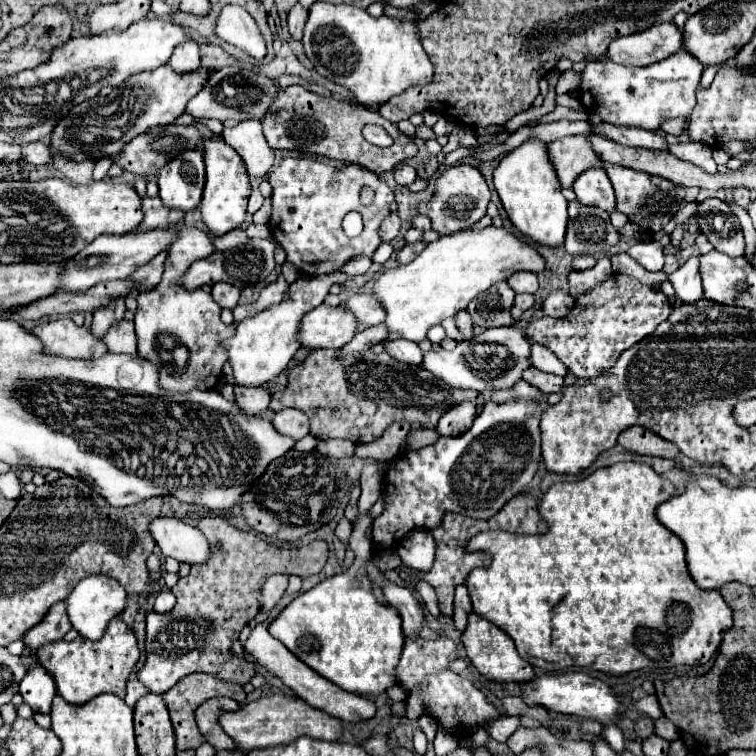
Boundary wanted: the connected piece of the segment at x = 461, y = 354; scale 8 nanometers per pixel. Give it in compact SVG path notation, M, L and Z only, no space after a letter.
M499 326L487 328L475 334L471 340L459 342L455 350L429 350L423 354L421 366L445 380L453 388L465 390L499 390L511 388L523 374L525 368L531 366L531 340L527 340L525 332L517 326Z

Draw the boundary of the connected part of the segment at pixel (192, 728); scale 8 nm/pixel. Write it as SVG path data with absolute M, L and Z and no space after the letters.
M189 674L183 680L179 680L171 690L167 690L163 694L163 700L167 704L167 710L171 714L171 722L173 722L173 728L175 728L177 750L195 750L197 746L201 746L205 742L205 738L199 732L197 722L195 722L195 710L197 710L199 704L203 704L205 700L211 700L213 696L227 696L227 698L233 698L237 702L245 702L243 686L219 680L219 678L211 676L211 674Z

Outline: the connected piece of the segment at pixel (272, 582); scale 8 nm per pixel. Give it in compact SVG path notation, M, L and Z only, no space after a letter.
M275 574L275 576L271 576L265 582L263 592L261 592L261 610L263 612L271 610L279 602L279 598L283 596L287 584L289 584L289 576L287 574Z

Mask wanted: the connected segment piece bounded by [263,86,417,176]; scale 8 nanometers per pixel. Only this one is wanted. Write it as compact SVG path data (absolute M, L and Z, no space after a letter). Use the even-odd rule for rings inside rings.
M289 86L279 92L279 98L275 100L271 112L263 118L263 132L271 148L275 150L299 150L299 152L311 152L321 154L333 160L361 164L363 168L375 172L381 176L383 172L393 170L399 162L413 158L417 154L417 146L413 138L407 138L397 130L397 124L383 120L379 112L367 110L359 104L353 104L349 100L343 100L339 96L319 96L315 92L305 90L303 86ZM365 124L379 124L393 136L393 146L379 148L375 144L369 144L361 130Z

